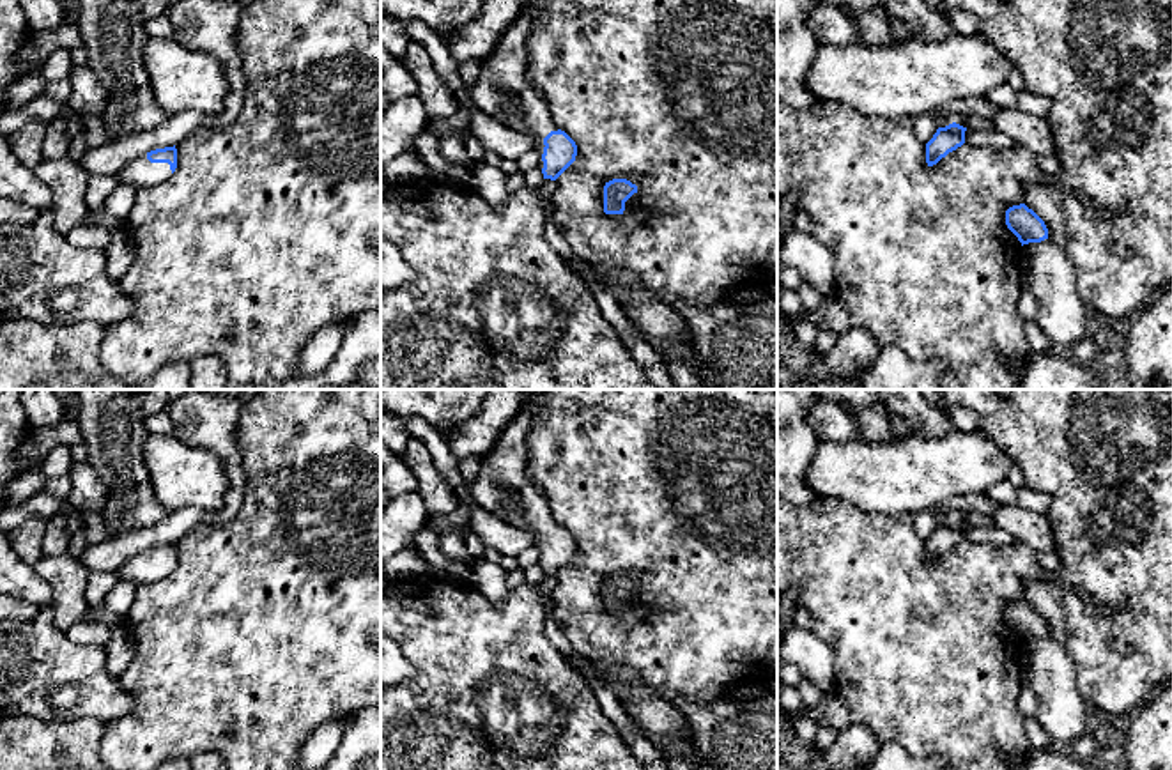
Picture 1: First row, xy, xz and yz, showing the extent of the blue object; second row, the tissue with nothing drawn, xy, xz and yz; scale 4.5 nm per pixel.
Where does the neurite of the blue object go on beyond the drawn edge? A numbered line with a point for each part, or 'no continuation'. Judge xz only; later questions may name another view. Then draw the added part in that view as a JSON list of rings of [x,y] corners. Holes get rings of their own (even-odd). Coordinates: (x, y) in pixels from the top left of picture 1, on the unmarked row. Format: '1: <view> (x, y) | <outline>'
1: xz (503, 489) | [[[526,395],[520,412],[482,457],[471,494],[483,512],[536,538],[538,565],[542,566],[544,535],[551,527],[558,527],[558,522],[549,510],[545,496],[529,478],[529,434],[533,421],[533,395]]]

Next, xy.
1: xy (138, 569) | [[[147,551],[131,556],[117,570],[120,581],[129,581],[136,586],[161,581],[172,572],[168,559],[150,559]]]

